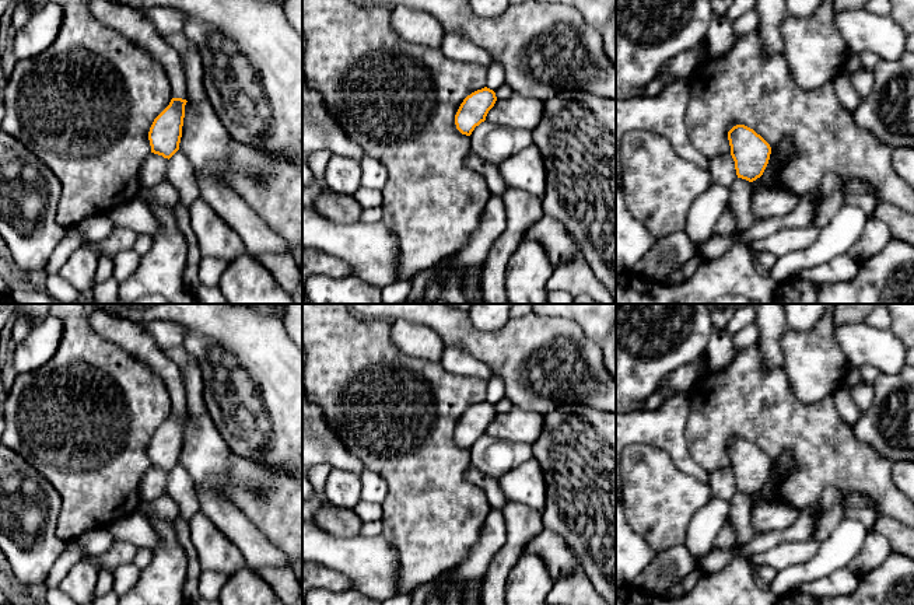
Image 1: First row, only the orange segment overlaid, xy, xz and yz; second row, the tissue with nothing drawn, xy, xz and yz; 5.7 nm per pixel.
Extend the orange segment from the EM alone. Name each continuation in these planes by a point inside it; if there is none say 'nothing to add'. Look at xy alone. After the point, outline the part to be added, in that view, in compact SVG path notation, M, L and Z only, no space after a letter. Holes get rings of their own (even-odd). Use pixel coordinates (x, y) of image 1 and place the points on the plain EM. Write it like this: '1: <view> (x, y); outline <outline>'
1: xy (133, 338); outline M88 310L92 329L148 364L164 381L172 412L188 412L181 368L164 354L154 338L140 325L112 317L104 310Z

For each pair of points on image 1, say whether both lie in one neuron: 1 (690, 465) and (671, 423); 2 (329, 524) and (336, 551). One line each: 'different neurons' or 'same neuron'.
1: same neuron
2: different neurons

